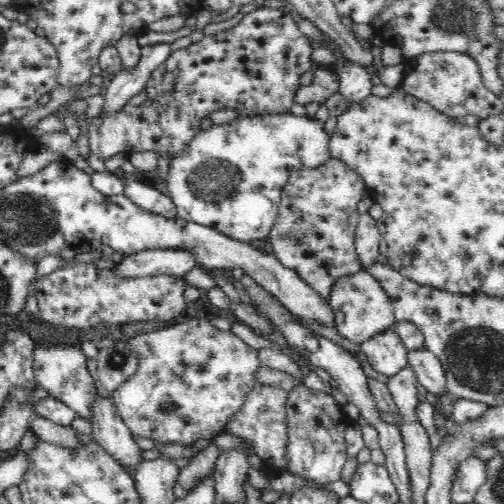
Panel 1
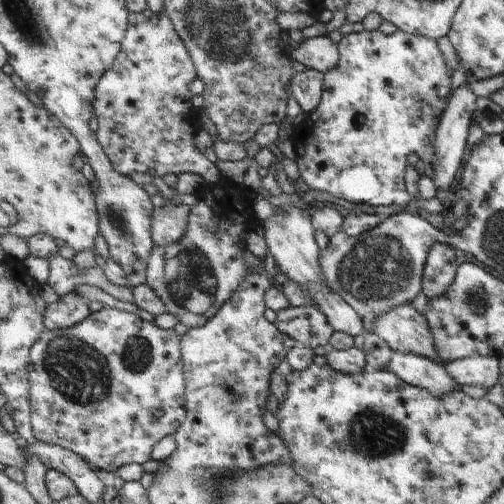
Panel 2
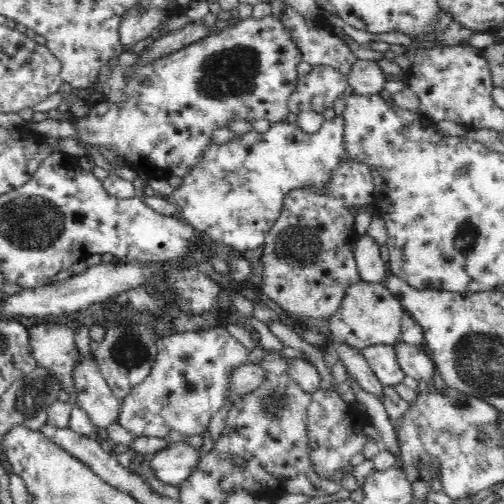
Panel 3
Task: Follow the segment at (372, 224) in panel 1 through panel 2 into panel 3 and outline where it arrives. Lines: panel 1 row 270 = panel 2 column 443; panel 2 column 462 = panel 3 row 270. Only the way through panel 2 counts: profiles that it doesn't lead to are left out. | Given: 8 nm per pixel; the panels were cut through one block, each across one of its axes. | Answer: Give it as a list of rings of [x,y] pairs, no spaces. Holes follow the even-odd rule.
[[[368,234],[366,236],[358,236],[358,244],[356,244],[356,264],[360,270],[362,280],[366,282],[380,282],[382,286],[386,286],[384,278],[386,274],[386,250],[382,246],[376,244],[376,240],[372,240]]]

